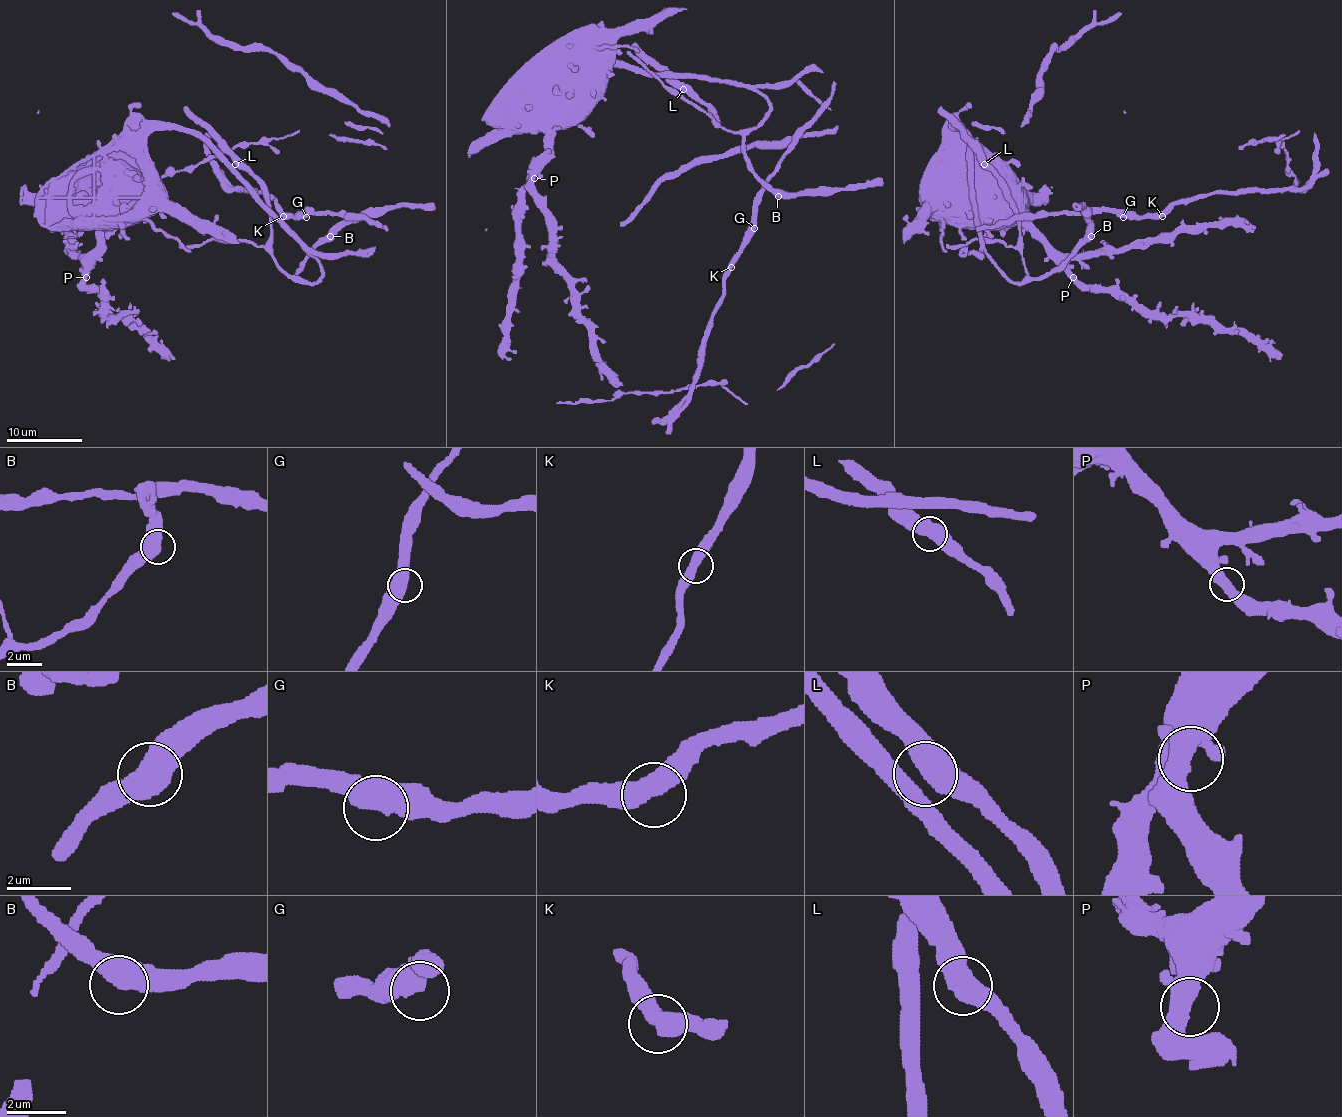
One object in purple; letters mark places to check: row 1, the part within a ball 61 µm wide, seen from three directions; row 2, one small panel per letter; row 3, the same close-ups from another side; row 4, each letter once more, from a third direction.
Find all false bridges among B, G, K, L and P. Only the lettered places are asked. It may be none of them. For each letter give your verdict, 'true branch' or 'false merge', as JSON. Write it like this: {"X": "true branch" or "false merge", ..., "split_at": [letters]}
{"B": "true branch", "G": "true branch", "K": "true branch", "L": "true branch", "P": "true branch", "split_at": []}

